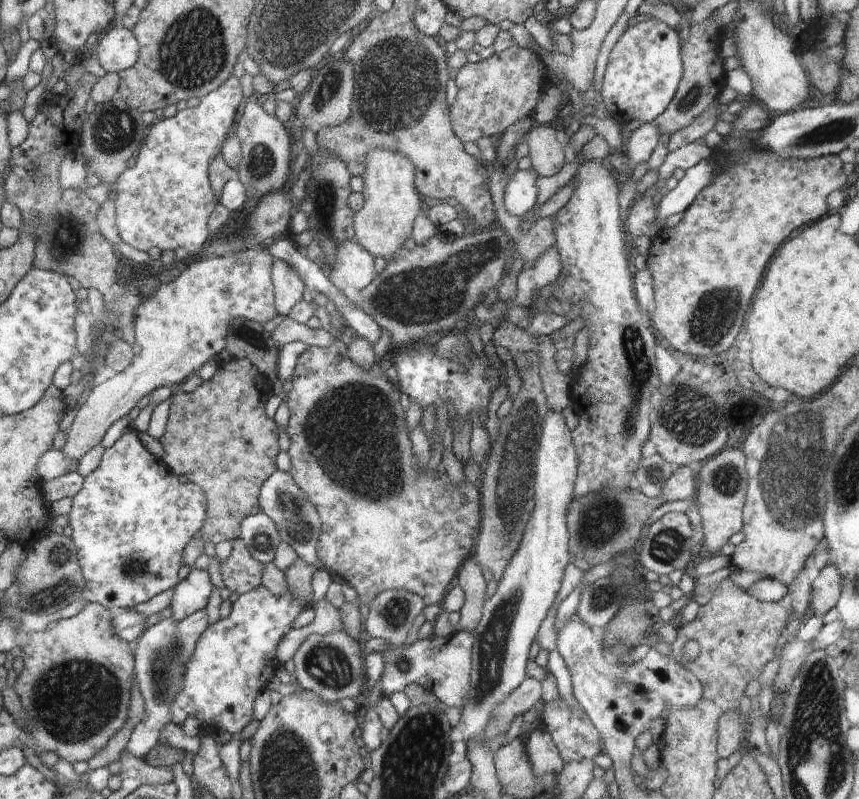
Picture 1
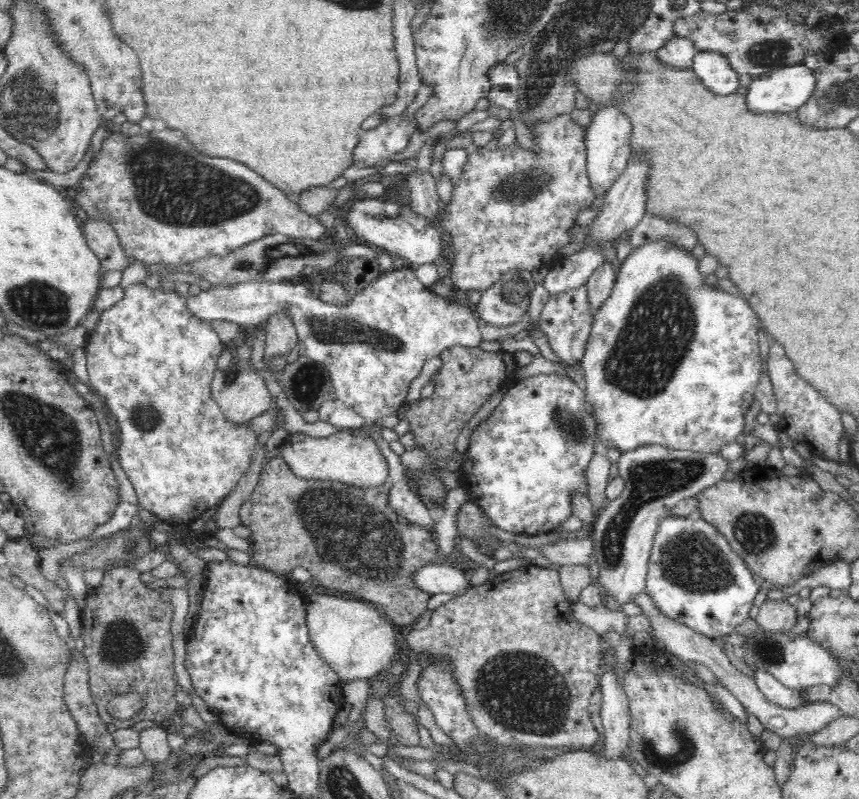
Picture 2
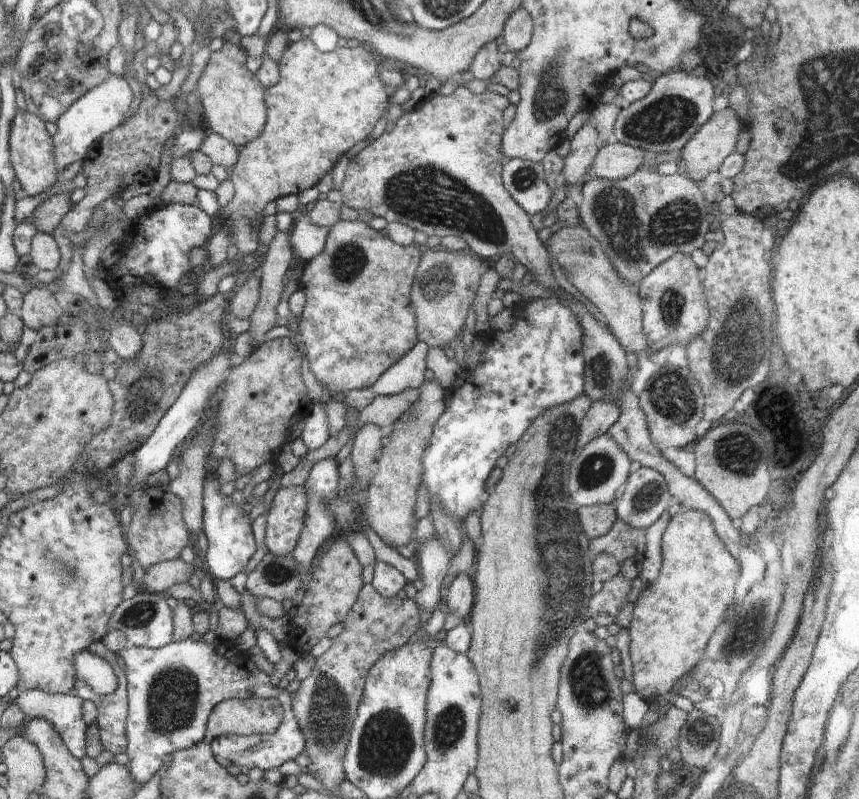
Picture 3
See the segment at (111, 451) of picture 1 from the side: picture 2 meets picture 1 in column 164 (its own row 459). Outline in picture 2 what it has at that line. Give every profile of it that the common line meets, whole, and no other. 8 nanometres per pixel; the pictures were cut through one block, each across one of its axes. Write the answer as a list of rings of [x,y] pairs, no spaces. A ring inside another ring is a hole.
[[[541,373],[517,379],[503,395],[496,411],[472,432],[470,446],[459,468],[462,472],[460,486],[471,494],[471,502],[498,528],[526,536],[551,532],[573,514],[572,495],[580,493],[588,497],[584,469],[596,453],[596,446],[594,416],[586,403],[585,390],[576,385],[571,373]]]

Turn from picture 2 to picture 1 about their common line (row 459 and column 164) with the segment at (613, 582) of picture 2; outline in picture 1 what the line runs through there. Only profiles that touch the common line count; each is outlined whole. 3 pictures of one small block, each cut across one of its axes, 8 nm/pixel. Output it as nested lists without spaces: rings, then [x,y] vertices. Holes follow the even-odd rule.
[[[206,609],[199,610],[184,620],[178,620],[177,623],[172,623],[171,618],[162,619],[146,629],[144,634],[134,642],[134,675],[144,700],[144,718],[132,731],[125,747],[132,756],[145,758],[148,752],[159,743],[158,738],[162,728],[172,723],[170,708],[184,684],[186,664],[192,660],[196,642],[208,627]]]

